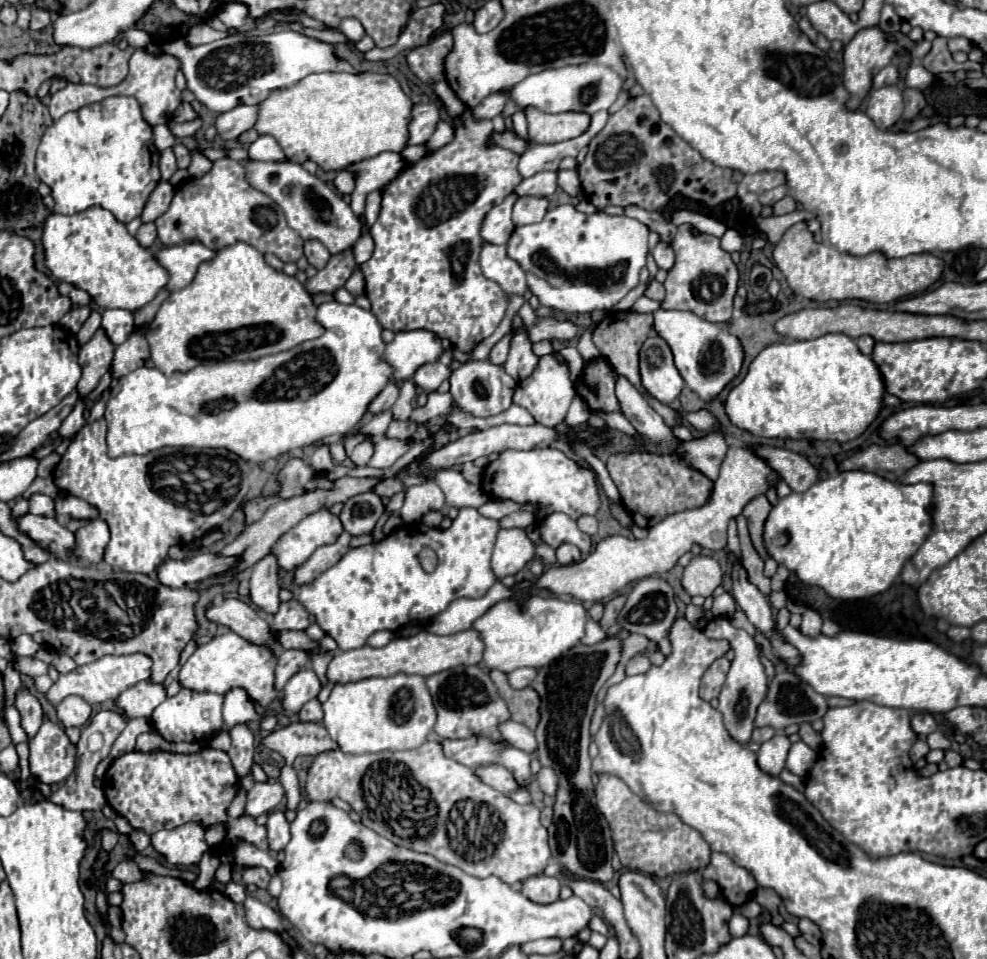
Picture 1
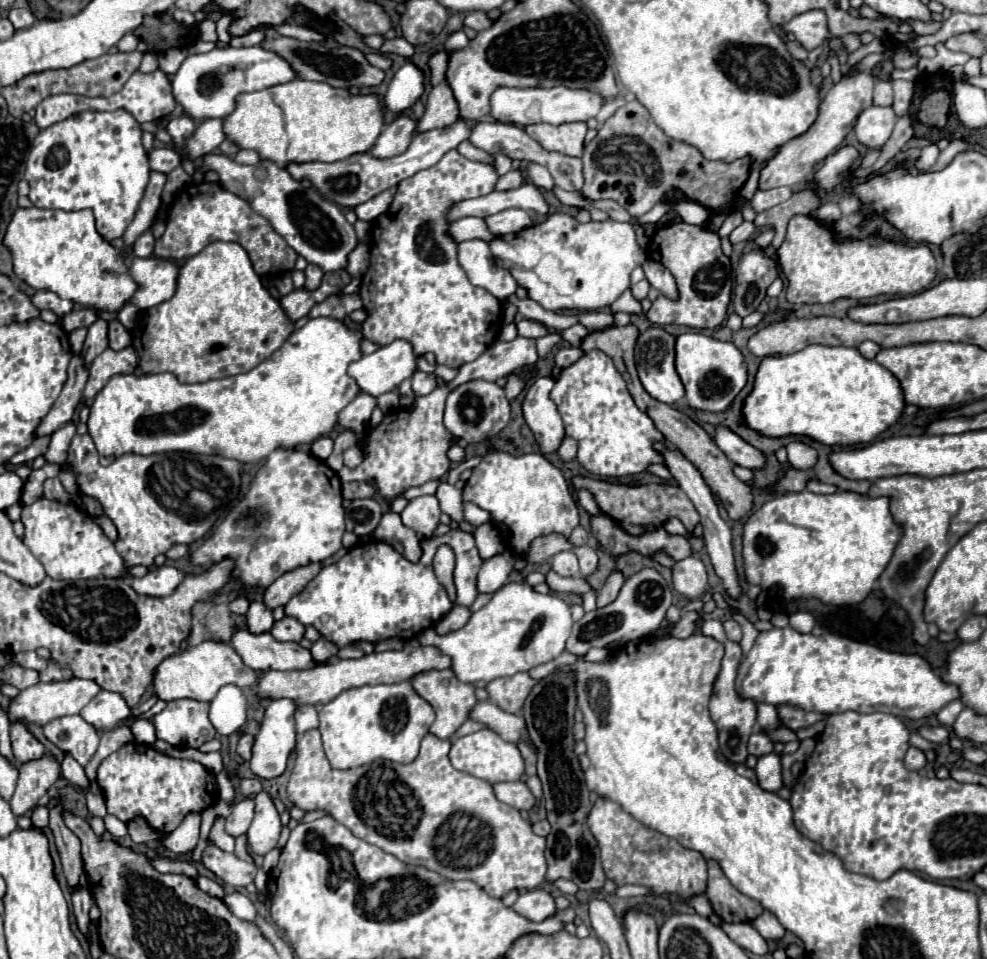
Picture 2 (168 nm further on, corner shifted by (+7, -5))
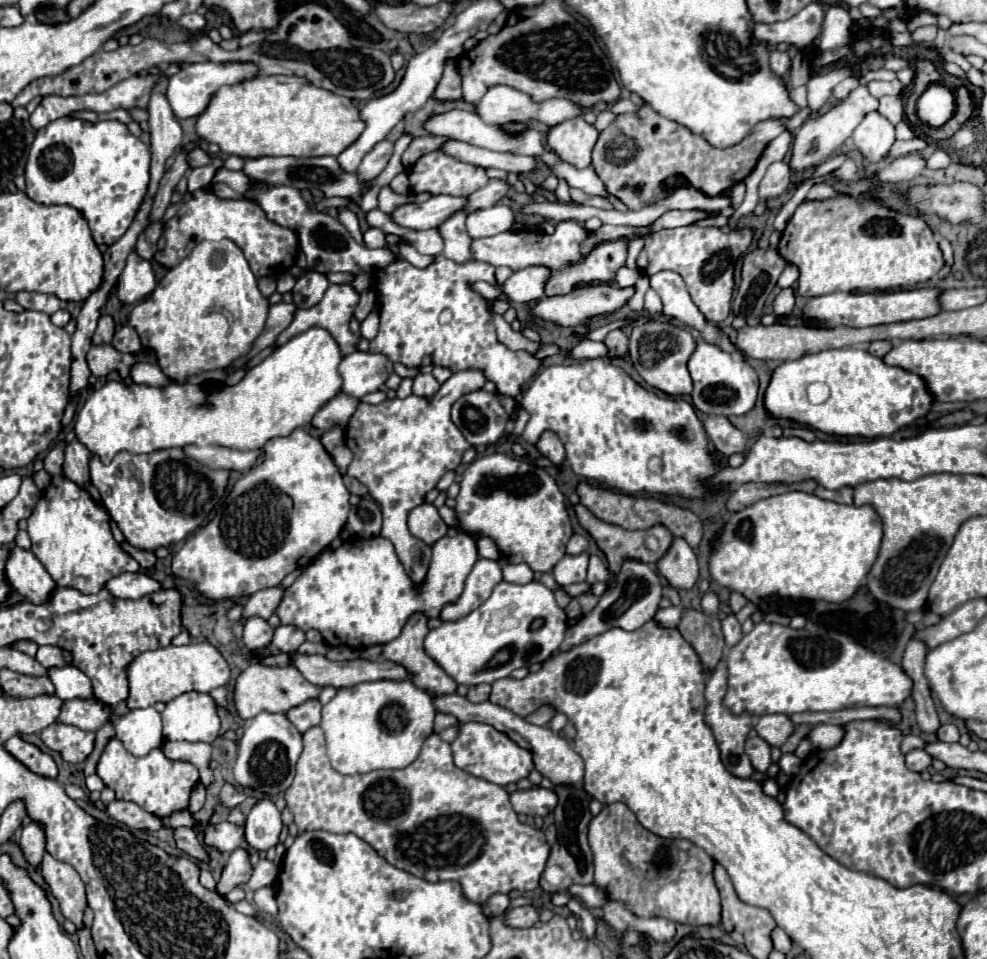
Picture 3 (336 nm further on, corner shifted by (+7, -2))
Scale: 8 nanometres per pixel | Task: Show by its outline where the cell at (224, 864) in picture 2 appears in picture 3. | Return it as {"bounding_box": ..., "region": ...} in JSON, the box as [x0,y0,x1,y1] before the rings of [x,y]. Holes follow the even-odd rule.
{"bounding_box":[174,827,208,861],"region":[[[176,827],[174,829],[174,841],[176,841],[176,847],[182,849],[184,853],[188,853],[190,857],[200,859],[200,861],[208,861],[208,851],[198,841],[196,831],[192,827]]]}

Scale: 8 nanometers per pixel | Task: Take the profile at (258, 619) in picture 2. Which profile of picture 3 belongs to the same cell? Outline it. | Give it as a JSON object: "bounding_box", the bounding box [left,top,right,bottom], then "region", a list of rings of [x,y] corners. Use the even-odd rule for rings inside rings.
{"bounding_box":[244,617,272,649],"region":[[[252,617],[250,621],[246,621],[244,625],[244,645],[248,649],[262,649],[262,647],[268,647],[270,641],[272,641],[272,627],[262,621],[260,617]]]}

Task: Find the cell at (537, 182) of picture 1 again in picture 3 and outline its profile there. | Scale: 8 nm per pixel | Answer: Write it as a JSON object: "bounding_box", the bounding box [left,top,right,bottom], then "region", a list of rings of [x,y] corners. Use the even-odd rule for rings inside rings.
{"bounding_box":[390,195,466,229],"region":[[[434,195],[424,203],[406,203],[396,207],[390,217],[400,227],[410,229],[434,229],[438,227],[450,213],[462,209],[466,205],[464,197],[450,195]]]}

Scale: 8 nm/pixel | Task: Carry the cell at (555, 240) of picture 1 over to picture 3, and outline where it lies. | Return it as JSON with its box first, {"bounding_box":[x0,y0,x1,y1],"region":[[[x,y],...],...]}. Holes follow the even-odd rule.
{"bounding_box":[470,221,628,293],"region":[[[562,221],[556,225],[554,235],[546,235],[542,231],[532,231],[532,229],[506,231],[494,237],[472,239],[470,251],[472,251],[472,257],[478,261],[486,261],[494,267],[506,265],[514,271],[530,267],[530,265],[546,265],[552,269],[552,277],[546,285],[546,293],[570,293],[570,289],[574,289],[574,285],[580,285],[580,283],[594,283],[594,281],[612,283],[616,269],[620,269],[626,263],[626,255],[628,255],[626,241],[610,241],[606,245],[600,245],[586,259],[582,259],[580,243],[588,235],[590,233],[584,229],[584,225],[576,221]]]}

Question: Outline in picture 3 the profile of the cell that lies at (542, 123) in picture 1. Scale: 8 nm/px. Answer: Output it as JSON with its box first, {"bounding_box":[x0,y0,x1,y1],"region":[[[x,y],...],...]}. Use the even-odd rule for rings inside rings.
{"bounding_box":[548,117,600,169],"region":[[[582,117],[568,119],[548,133],[548,145],[558,153],[558,157],[570,163],[576,169],[590,167],[590,155],[598,141],[600,131],[594,125],[588,125]]]}

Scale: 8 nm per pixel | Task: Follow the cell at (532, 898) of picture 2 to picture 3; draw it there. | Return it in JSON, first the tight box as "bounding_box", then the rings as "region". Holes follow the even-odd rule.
{"bounding_box":[504,905,540,929],"region":[[[526,905],[526,907],[516,907],[516,909],[506,911],[504,923],[506,923],[508,927],[526,929],[526,927],[532,927],[534,923],[538,923],[538,913],[540,913],[540,909],[534,909],[534,907],[530,907],[530,905]]]}

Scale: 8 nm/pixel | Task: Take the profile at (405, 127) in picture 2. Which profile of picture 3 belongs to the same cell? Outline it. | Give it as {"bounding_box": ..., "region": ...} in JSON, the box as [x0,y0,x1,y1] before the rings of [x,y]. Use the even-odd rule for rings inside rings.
{"bounding_box":[356,139,394,183],"region":[[[384,139],[384,141],[380,141],[364,159],[362,159],[362,163],[358,165],[358,173],[356,173],[356,177],[358,177],[358,181],[360,183],[370,183],[374,177],[378,177],[382,171],[384,171],[384,167],[386,167],[386,163],[388,163],[388,159],[390,159],[390,155],[392,155],[392,149],[394,149],[394,143],[392,141],[388,141],[388,139]]]}

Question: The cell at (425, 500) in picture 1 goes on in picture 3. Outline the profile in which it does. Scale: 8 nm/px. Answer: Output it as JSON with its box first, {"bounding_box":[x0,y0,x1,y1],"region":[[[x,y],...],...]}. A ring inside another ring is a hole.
{"bounding_box":[408,503,448,547],"region":[[[422,503],[410,511],[408,529],[416,539],[432,547],[438,539],[446,535],[448,525],[442,521],[442,517],[438,515],[438,509],[432,503]]]}

